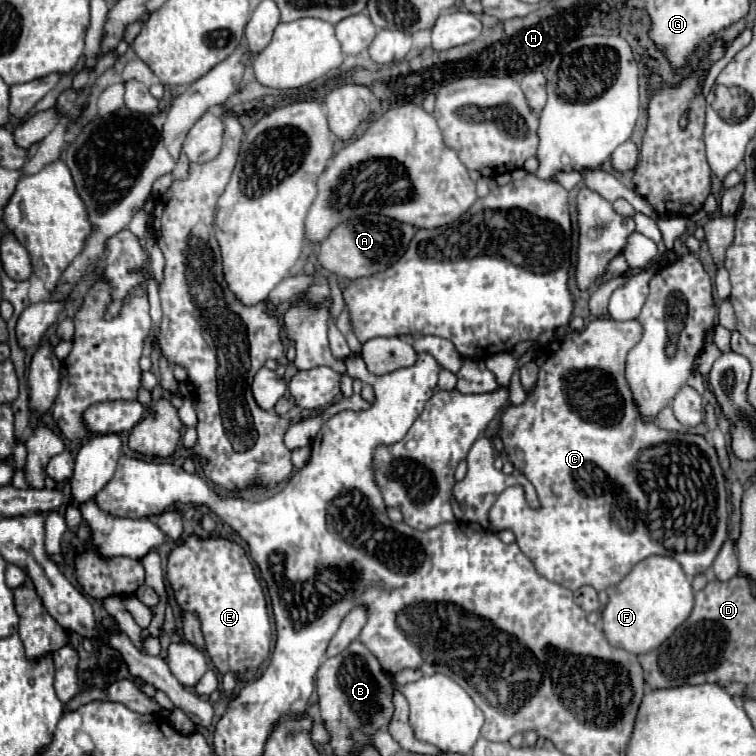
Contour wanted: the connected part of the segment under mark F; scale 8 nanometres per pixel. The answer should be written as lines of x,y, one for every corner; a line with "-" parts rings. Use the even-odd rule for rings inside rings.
651,555
647,559
643,559
641,563
637,563
633,567
633,571
615,587
609,589
609,603
603,609
603,631
607,635
607,641
613,647
625,649
629,653
641,655
647,651
653,651
655,647
659,647
665,639
669,639
673,635
673,631
679,627
679,623
683,623
683,619
687,619
687,615
691,613
693,607
693,587
689,577
683,573
681,565
667,555

